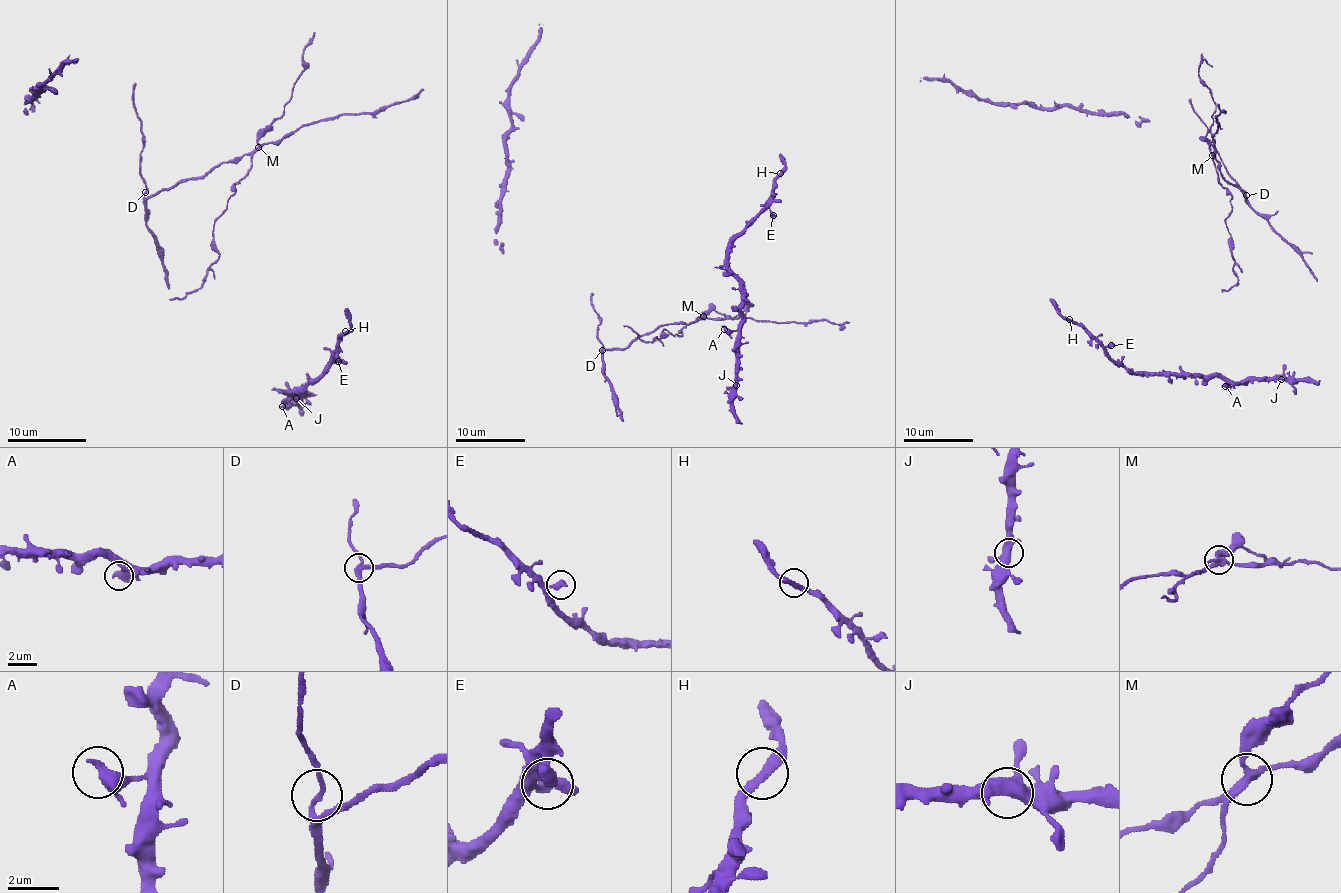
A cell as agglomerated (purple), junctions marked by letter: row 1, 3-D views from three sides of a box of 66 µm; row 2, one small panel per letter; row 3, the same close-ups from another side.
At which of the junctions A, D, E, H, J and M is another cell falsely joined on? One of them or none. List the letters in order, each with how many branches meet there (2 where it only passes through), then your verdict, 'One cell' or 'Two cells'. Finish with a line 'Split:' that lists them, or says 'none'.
A: Branches: 2. One cell
D: Branches: 3. One cell
E: Branches: 1. One cell
H: Branches: 2. One cell
J: Branches: 4. One cell
M: Branches: 4. Two cells
Split: M

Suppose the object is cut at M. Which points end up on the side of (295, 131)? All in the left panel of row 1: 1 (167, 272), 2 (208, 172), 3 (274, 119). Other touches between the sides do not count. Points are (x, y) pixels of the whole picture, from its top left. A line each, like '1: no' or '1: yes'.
1: yes
2: yes
3: no

